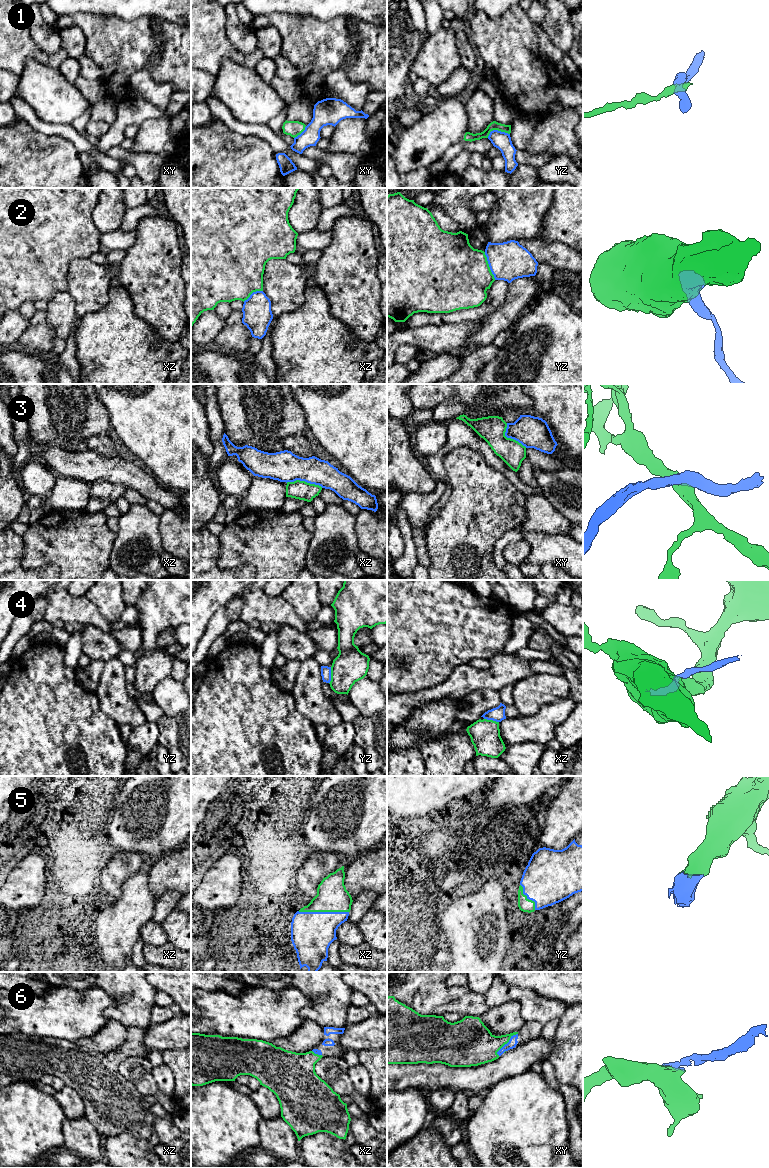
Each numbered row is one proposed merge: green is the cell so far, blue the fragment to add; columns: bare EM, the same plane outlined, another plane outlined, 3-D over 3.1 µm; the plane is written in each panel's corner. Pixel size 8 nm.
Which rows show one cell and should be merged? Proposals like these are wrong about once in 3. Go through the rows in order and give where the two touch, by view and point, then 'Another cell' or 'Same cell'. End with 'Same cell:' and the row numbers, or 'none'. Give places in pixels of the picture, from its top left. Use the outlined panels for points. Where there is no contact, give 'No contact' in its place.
1: Touches green at yz (497, 129). Another cell
2: Touches green at yz (488, 266). Another cell
3: Touches green at xz (304, 481). Another cell
4: Touches green at yz (331, 675). Another cell
5: Touches green at xz (323, 911). Same cell
6: Touches green at xy (506, 1043). Same cell
Same cell: 5, 6

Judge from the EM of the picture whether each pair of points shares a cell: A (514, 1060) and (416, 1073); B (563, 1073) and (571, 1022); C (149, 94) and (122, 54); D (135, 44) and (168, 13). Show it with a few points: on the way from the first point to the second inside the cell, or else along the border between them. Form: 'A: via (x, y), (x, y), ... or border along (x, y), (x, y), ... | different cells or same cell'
A: via (490, 1073), (485, 1076), (440, 1076) | same cell
B: via (571, 1060), (571, 1035) | same cell
C: border along (145, 68), (137, 70), (131, 76), (130, 95) | different cells
D: border along (155, 19), (140, 17), (131, 21) | different cells

